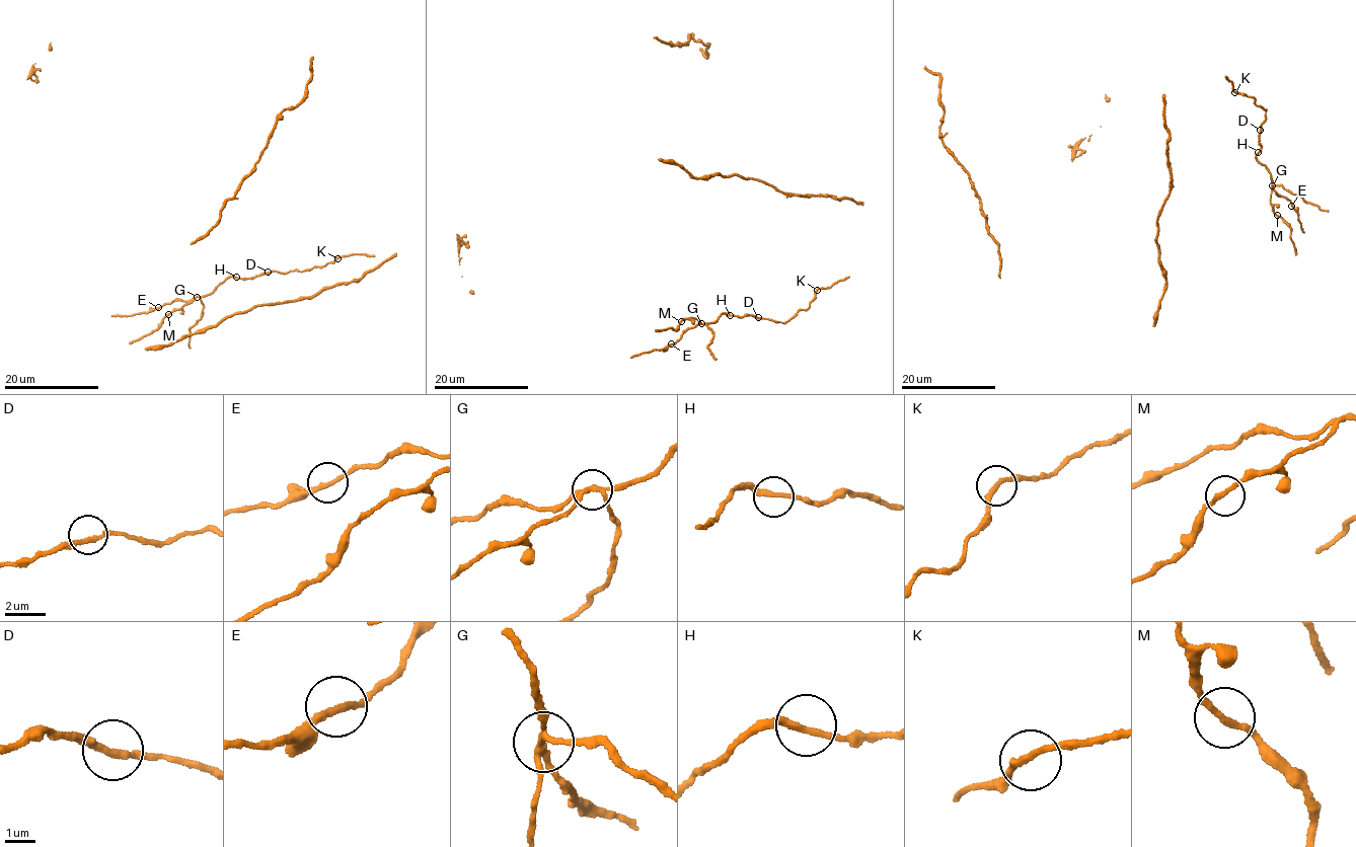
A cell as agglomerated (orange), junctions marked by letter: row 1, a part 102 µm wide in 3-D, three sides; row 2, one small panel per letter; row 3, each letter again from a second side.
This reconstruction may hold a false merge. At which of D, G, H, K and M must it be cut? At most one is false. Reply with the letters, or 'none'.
G

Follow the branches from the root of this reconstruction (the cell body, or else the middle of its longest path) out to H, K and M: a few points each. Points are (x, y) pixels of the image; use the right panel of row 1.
H: (1225, 78), (1231, 82), (1234, 91), (1253, 97), (1256, 104), (1265, 109), (1259, 127), (1261, 147), (1258, 152)
K: (1225, 78), (1231, 82), (1234, 92)
M: (1225, 78), (1234, 91), (1265, 109), (1255, 156), (1271, 175), (1270, 200), (1277, 215)

